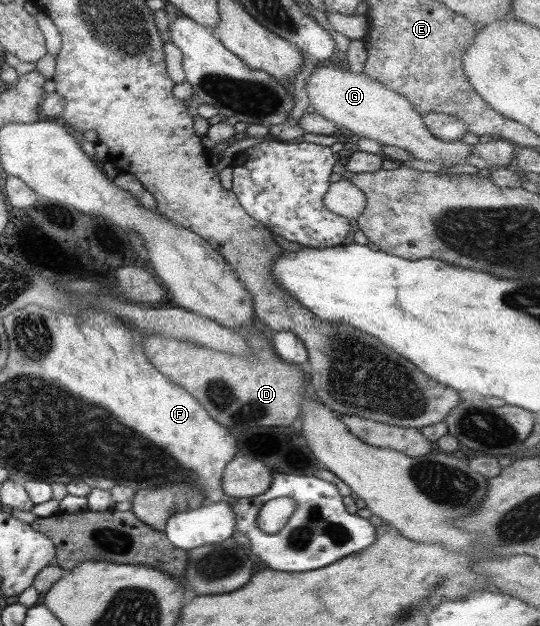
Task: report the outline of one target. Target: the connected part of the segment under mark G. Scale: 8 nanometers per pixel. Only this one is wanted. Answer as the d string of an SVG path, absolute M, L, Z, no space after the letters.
M316 64L306 80L305 92L313 111L324 119L348 129L354 135L372 139L380 143L379 145L394 145L404 149L413 159L443 163L440 172L450 172L453 164L464 163L465 157L473 153L472 144L460 140L443 142L432 137L423 124L422 116L414 111L408 100L386 89L378 81L366 77L362 72L352 73Z

